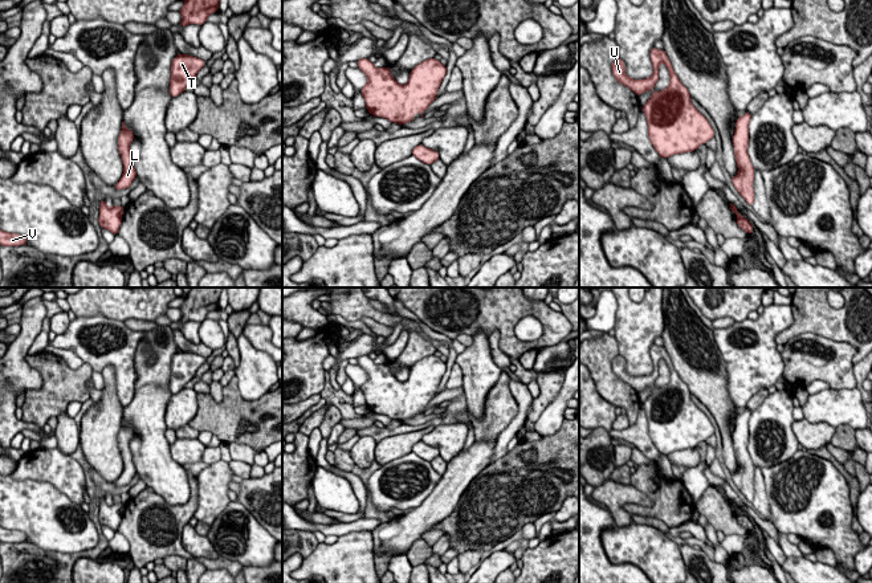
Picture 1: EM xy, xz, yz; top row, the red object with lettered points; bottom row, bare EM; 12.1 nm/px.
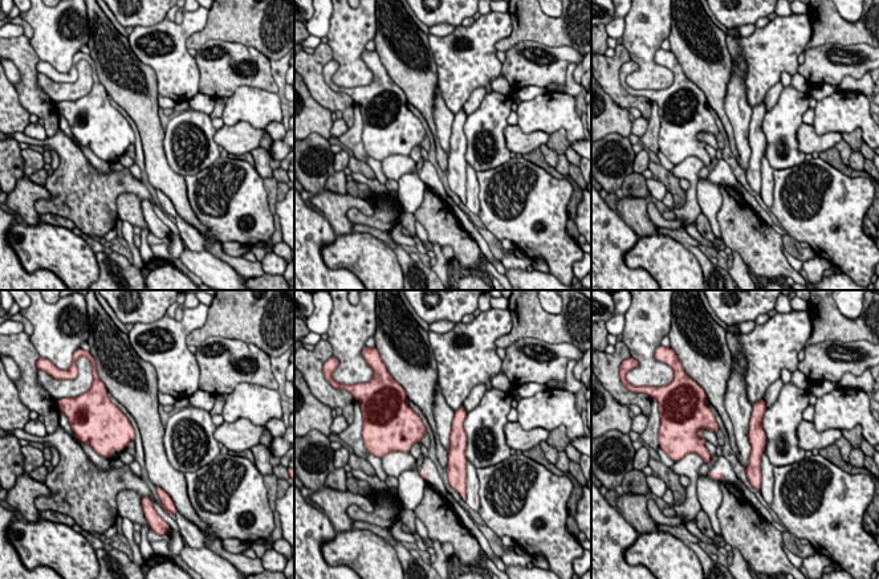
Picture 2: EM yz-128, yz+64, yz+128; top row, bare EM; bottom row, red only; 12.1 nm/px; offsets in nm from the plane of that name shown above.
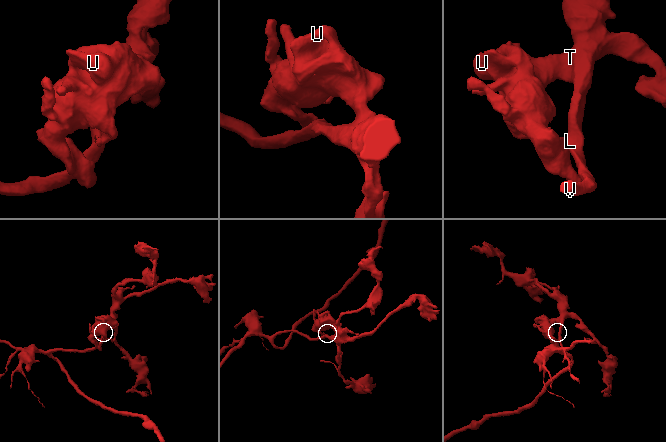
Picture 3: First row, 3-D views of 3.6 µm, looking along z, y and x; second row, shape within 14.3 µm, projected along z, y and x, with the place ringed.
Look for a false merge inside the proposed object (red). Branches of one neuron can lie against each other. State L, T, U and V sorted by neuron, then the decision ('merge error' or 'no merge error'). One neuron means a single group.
L T U V; no merge error

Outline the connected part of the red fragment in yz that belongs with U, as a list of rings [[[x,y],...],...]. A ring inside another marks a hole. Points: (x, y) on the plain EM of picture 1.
[[[652,344],[651,358],[653,371],[649,375],[629,375],[622,355],[612,359],[612,371],[618,379],[629,384],[636,392],[648,387],[653,388],[641,407],[648,419],[649,437],[661,454],[668,456],[675,450],[692,449],[714,435],[714,427],[690,399],[692,394],[673,368],[667,350],[663,346]],[[661,359],[669,368],[671,379],[667,386],[655,388]]]

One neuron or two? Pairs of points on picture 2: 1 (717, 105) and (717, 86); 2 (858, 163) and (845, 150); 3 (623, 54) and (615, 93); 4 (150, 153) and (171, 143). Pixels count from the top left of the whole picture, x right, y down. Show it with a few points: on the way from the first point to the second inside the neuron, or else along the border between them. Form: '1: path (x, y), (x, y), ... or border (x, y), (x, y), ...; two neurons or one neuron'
1: path (717, 101), (717, 90); one neuron
2: path (855, 160), (847, 153); one neuron
3: path (614, 64), (613, 84); one neuron
4: border (163, 130), (165, 158), (178, 174); two neurons

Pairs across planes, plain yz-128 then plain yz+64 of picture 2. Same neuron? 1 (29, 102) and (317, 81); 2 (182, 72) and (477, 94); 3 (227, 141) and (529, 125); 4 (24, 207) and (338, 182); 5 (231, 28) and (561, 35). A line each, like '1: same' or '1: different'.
1: same
2: different
3: different
4: different
5: same

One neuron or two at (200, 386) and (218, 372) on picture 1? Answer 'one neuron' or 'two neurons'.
one neuron

